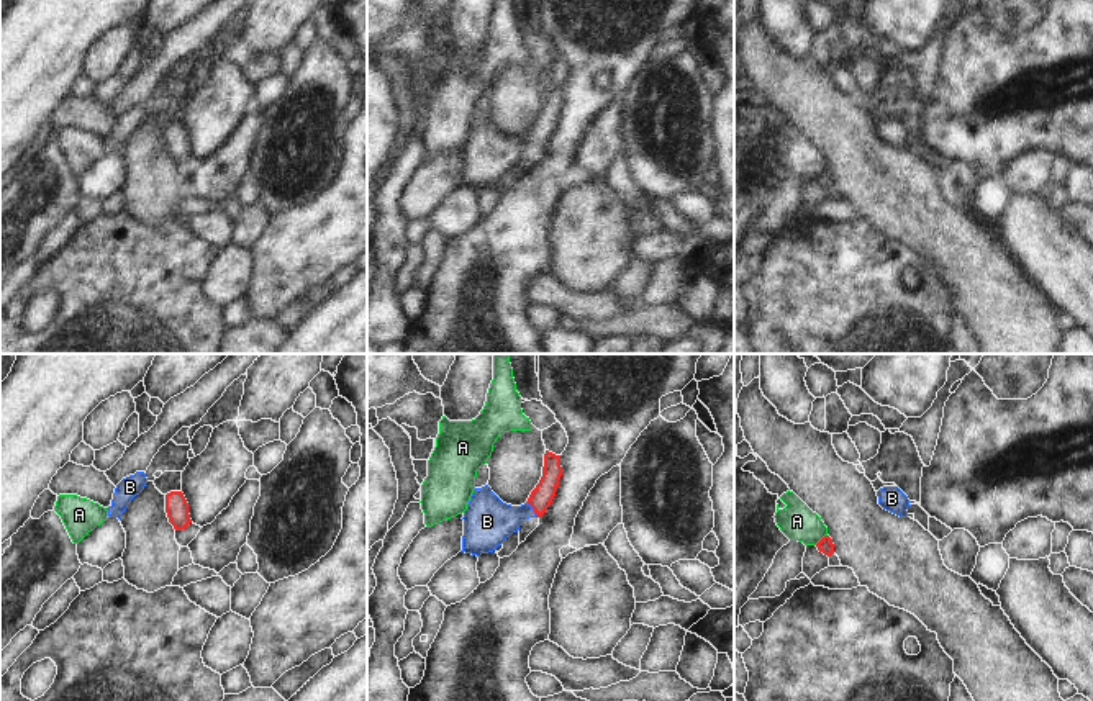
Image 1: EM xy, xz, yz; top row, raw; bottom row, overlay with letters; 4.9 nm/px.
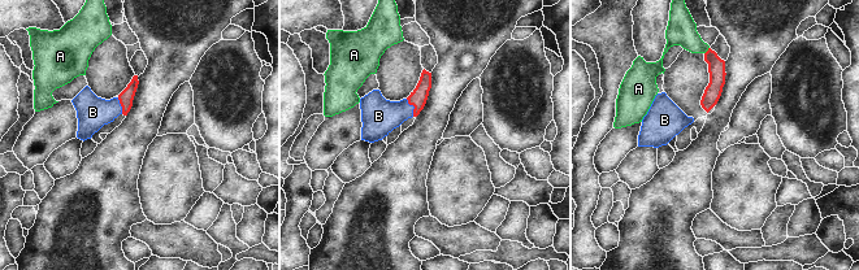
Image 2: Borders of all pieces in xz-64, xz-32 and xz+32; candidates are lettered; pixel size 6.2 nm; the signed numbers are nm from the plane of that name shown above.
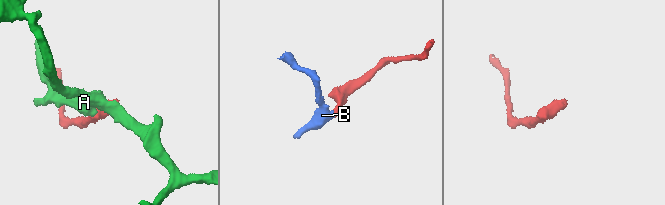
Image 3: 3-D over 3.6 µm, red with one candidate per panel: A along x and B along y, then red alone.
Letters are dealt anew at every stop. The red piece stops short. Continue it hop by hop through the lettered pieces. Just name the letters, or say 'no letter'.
B.

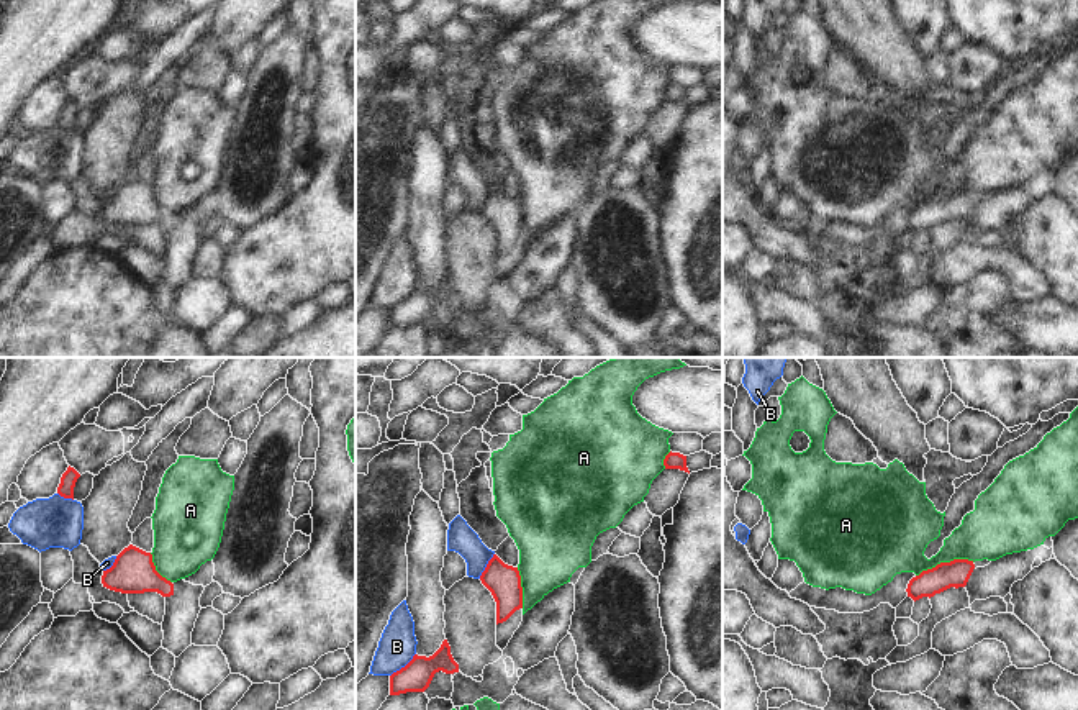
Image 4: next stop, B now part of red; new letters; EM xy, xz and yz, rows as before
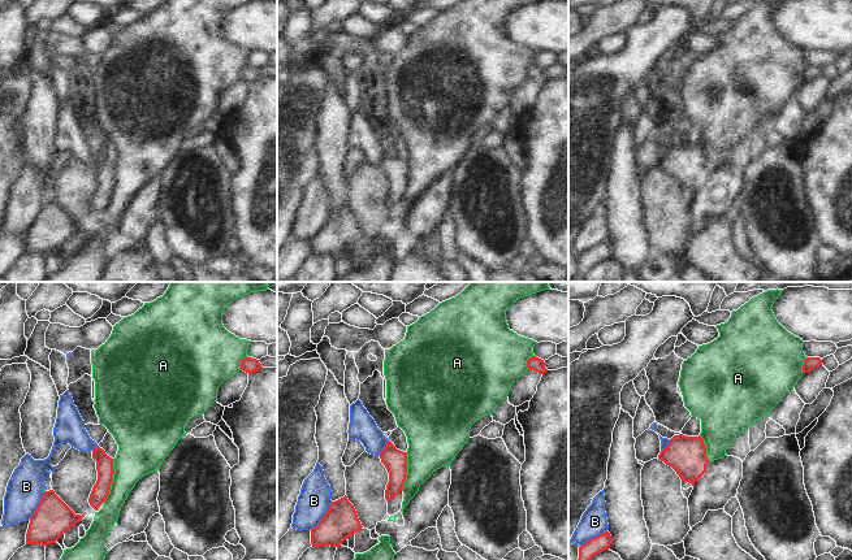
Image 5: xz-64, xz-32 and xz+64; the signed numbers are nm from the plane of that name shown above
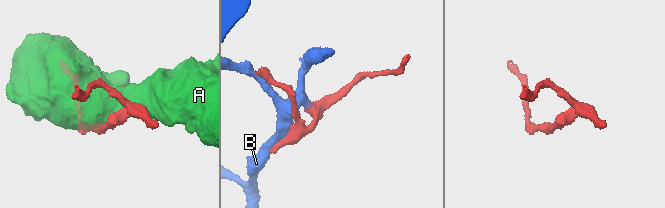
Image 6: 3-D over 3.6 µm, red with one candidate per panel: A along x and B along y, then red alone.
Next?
no letter.

